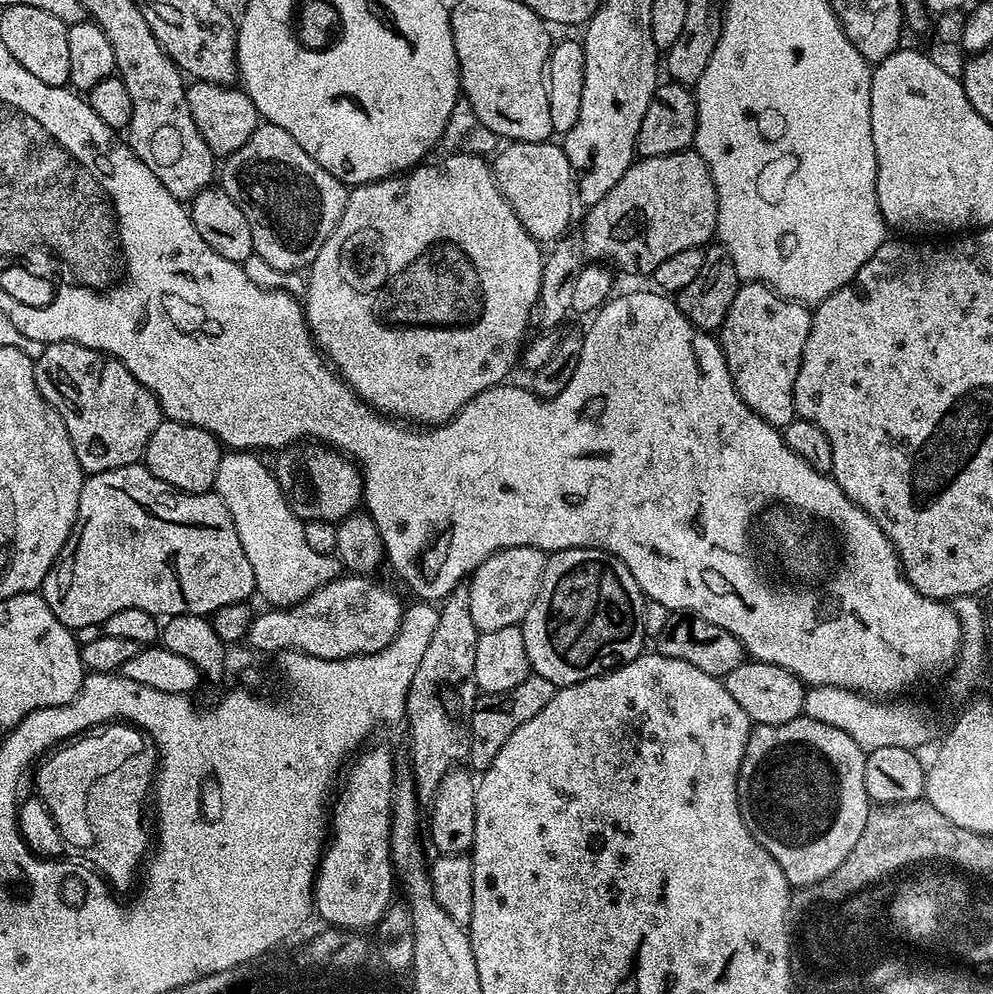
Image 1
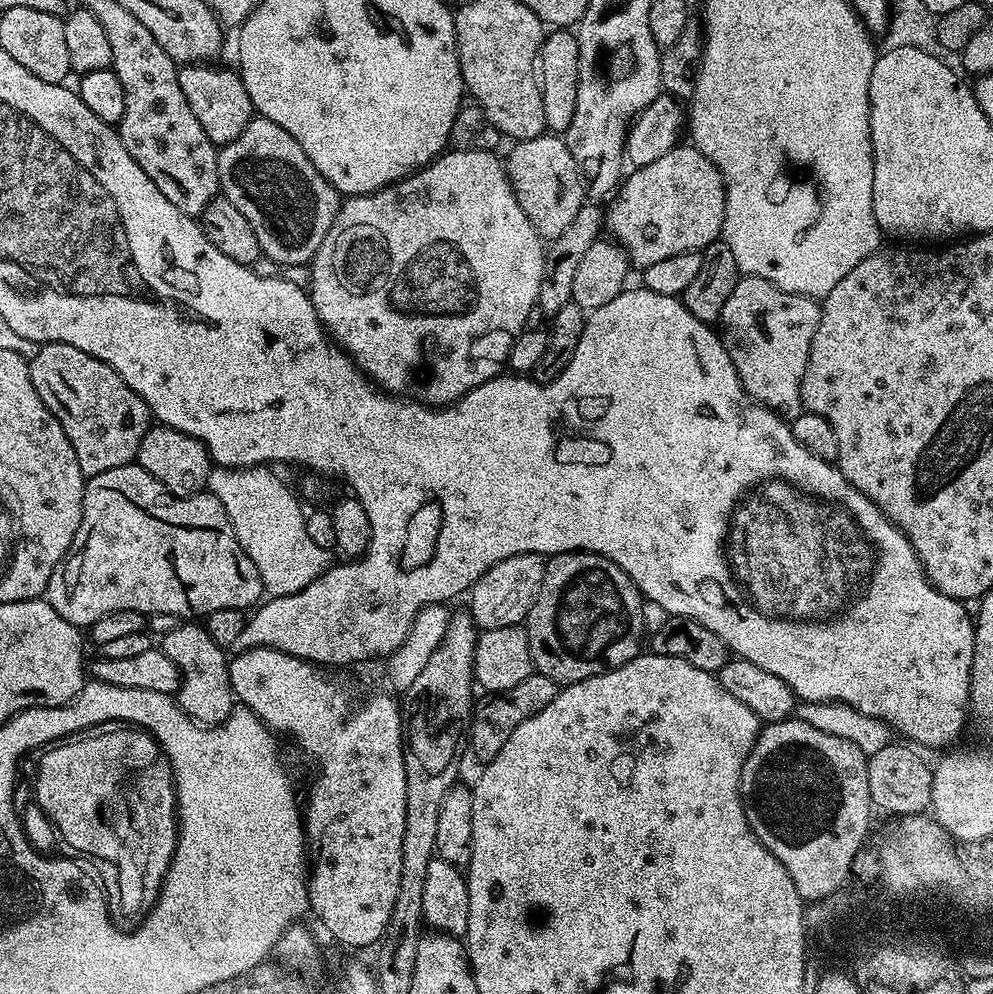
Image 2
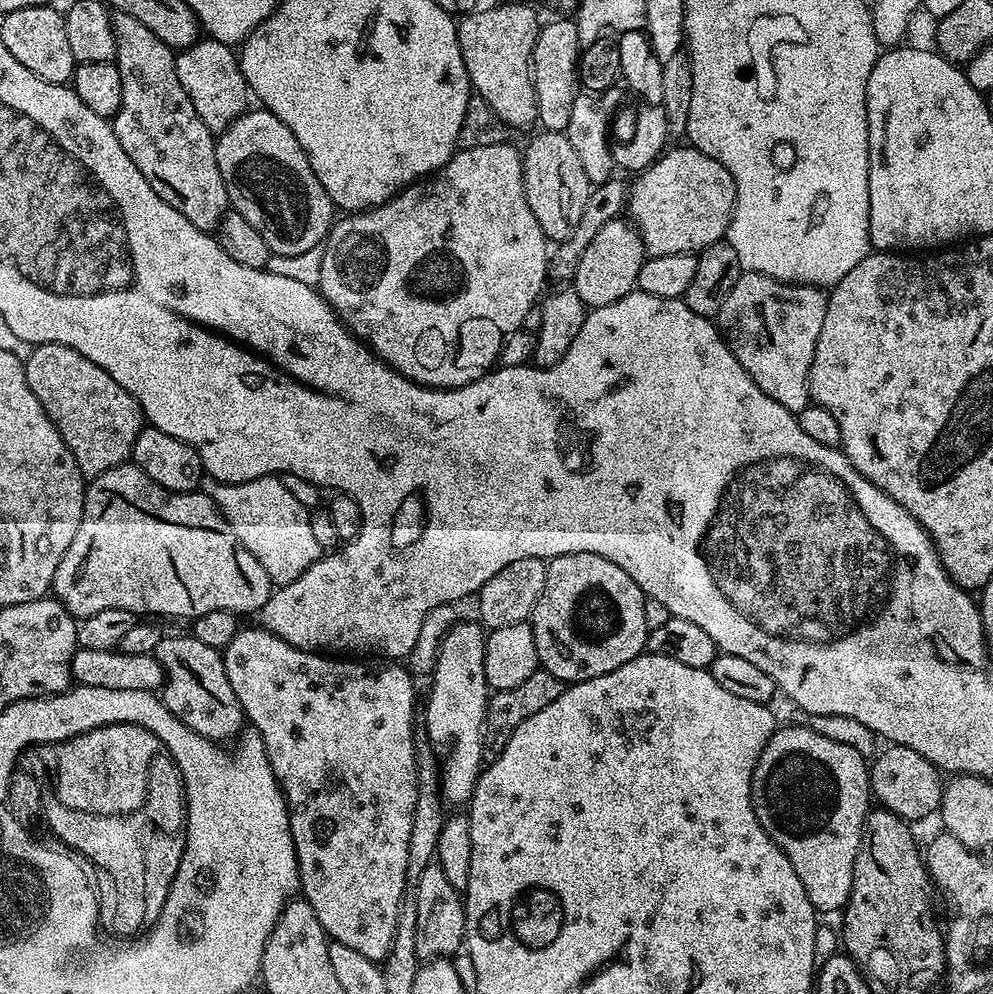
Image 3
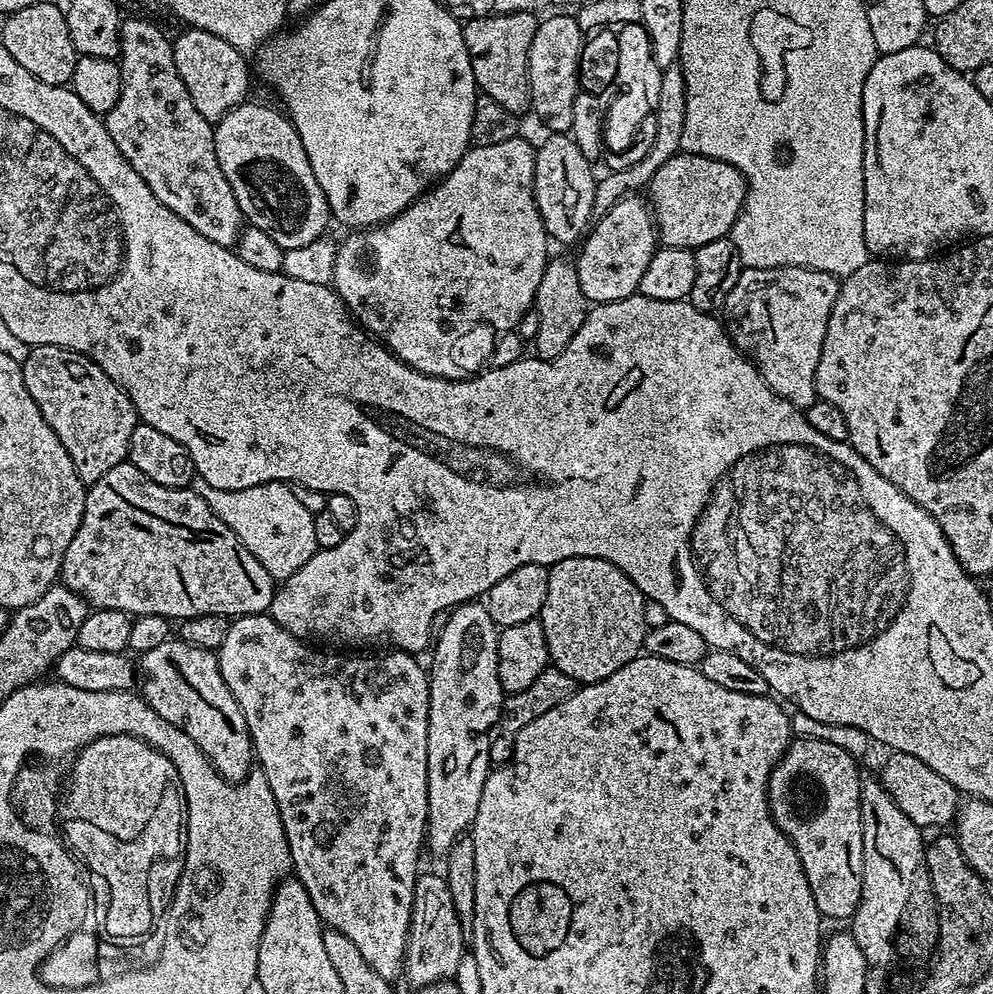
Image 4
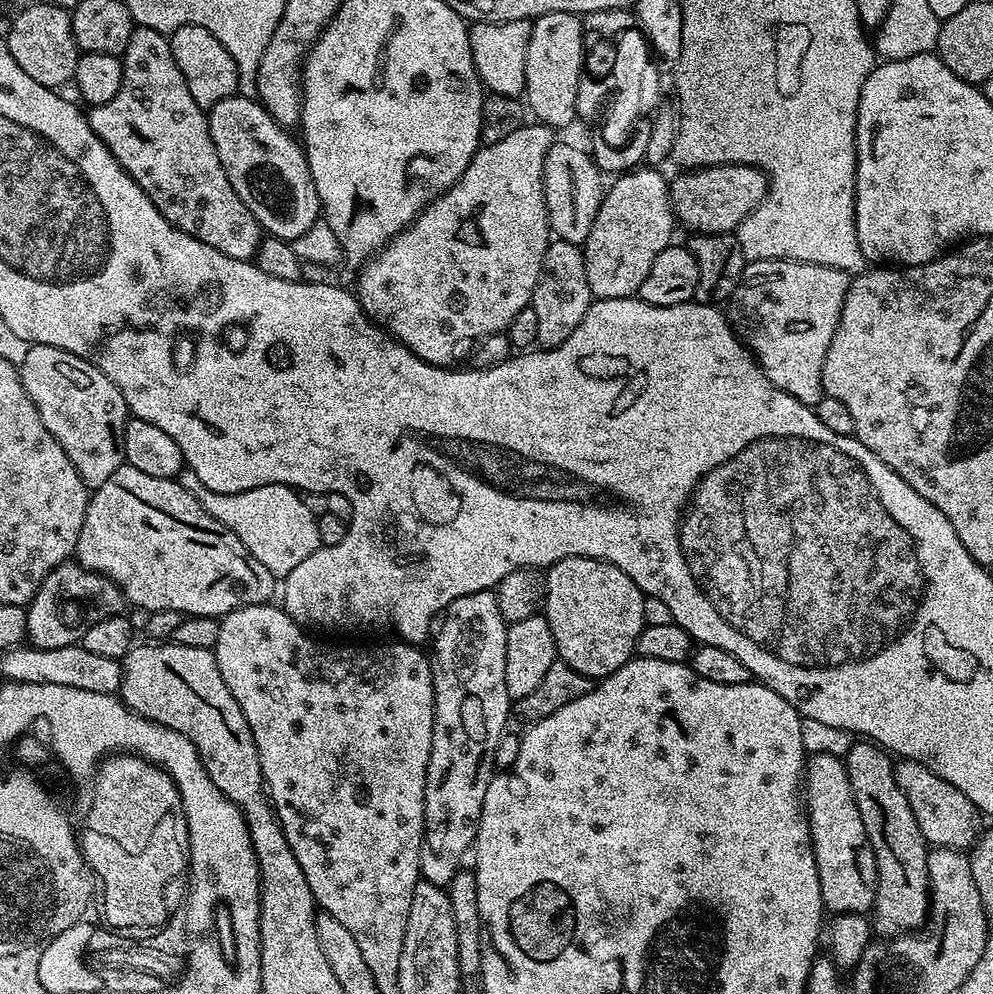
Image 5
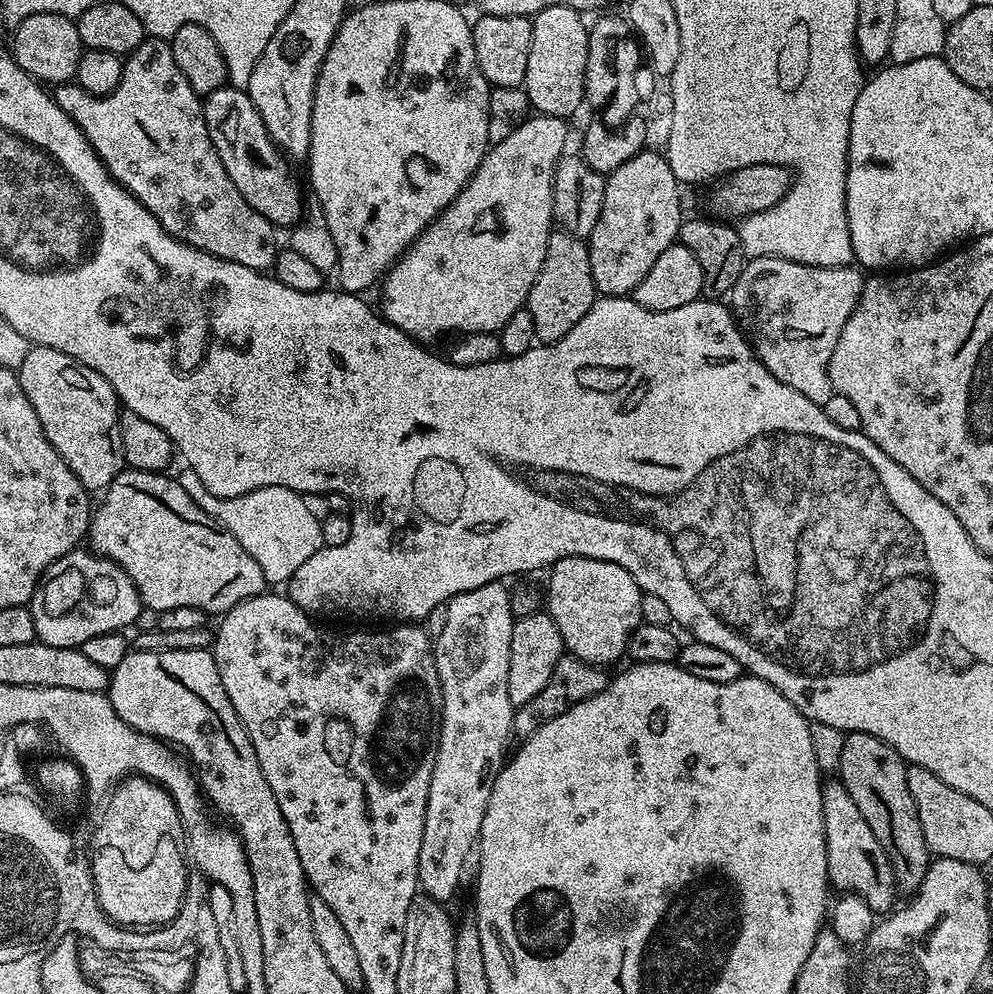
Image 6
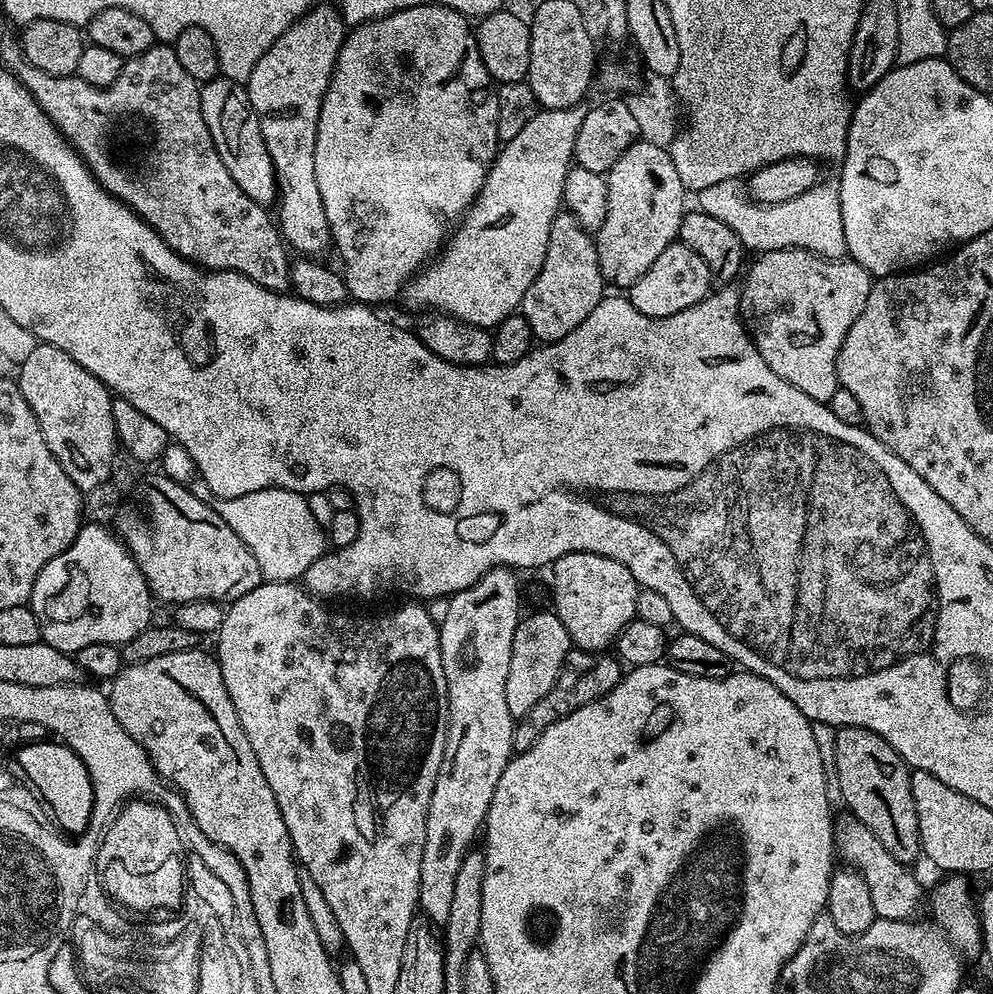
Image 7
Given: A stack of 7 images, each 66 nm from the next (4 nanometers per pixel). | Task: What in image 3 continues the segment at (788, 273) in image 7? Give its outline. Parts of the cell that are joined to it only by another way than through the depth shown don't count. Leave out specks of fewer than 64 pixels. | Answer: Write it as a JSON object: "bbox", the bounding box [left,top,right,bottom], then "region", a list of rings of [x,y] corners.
{"bbox":[714,271,828,414],"region":[[[741,271],[734,290],[726,294],[722,310],[714,317],[728,349],[742,370],[754,378],[762,394],[782,402],[786,410],[799,414],[810,402],[808,375],[814,362],[814,346],[822,334],[828,297],[825,289],[811,284],[775,280],[766,274]]]}

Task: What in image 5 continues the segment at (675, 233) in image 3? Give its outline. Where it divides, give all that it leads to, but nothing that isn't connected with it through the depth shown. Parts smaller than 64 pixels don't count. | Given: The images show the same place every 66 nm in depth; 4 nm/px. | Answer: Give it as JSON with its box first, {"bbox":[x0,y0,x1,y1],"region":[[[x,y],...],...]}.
{"bbox":[670,164,768,234],"region":[[[715,164],[709,168],[693,168],[679,173],[681,176],[671,181],[670,195],[675,219],[692,234],[714,234],[715,232],[735,233],[740,223],[756,209],[764,195],[768,193],[768,177],[759,168],[748,164]]]}

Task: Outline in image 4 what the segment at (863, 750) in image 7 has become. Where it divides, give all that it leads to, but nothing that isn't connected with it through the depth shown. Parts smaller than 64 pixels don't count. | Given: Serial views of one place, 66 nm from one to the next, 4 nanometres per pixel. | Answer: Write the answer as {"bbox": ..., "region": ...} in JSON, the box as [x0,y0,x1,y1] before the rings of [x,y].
{"bbox":[850,778,940,961],"region":[[[876,778],[861,783],[860,821],[864,827],[864,873],[860,905],[850,918],[851,934],[869,958],[888,956],[896,948],[904,960],[927,961],[940,941],[940,910],[926,866],[925,833],[902,814],[898,802]]]}

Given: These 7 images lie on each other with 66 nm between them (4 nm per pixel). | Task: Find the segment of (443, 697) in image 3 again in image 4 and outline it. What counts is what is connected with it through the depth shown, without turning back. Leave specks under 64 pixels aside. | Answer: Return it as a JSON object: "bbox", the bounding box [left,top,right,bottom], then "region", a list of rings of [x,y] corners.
{"bbox":[426,602,506,854],"region":[[[480,602],[458,604],[447,613],[440,633],[434,636],[431,649],[432,668],[428,672],[428,827],[426,844],[430,849],[447,854],[456,840],[471,829],[478,814],[478,802],[482,802],[482,786],[493,767],[490,762],[490,746],[494,729],[500,723],[500,707],[506,695],[498,678],[498,638],[500,633],[490,618],[487,607]]]}

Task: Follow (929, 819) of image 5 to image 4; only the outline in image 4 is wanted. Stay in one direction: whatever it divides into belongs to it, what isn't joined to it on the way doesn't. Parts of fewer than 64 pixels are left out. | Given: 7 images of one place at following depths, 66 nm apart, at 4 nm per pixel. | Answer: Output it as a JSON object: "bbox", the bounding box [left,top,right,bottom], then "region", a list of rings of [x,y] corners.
{"bbox":[878,752,962,830],"region":[[[892,752],[889,757],[889,760],[884,764],[884,769],[878,773],[878,779],[883,788],[894,798],[894,802],[898,802],[902,814],[906,814],[906,818],[910,818],[910,822],[917,824],[921,830],[929,830],[928,828],[940,830],[943,829],[940,828],[943,824],[951,825],[955,821],[956,813],[962,803],[956,788],[950,786],[950,782],[946,782],[946,778],[942,778],[942,774],[934,774],[934,770],[930,770],[930,766],[926,766],[926,762],[914,758],[914,754]]]}

